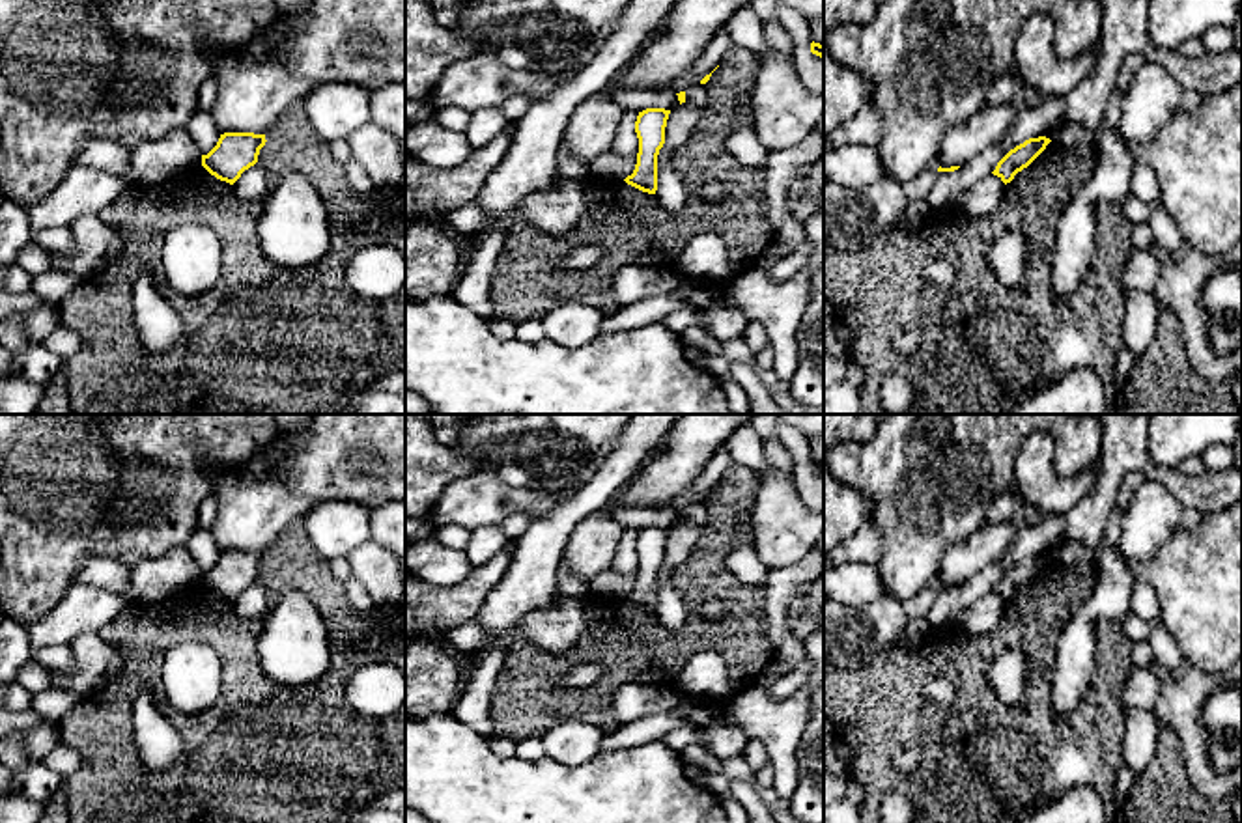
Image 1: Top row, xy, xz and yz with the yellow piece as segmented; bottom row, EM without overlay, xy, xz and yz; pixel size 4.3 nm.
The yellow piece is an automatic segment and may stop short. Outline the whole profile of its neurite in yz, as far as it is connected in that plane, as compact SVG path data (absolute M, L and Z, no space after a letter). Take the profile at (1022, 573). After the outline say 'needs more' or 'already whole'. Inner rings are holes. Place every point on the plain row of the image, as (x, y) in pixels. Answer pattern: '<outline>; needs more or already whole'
M1046 554L1029 556L1023 562L1010 567L992 590L997 593L1005 603L1014 597L1018 590L1027 586L1050 562L1051 558Z; already whole

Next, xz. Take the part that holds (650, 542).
M646 526L639 530L635 551L639 556L637 582L631 593L624 599L642 610L656 612L657 608L657 573L665 562L665 545L670 528Z; already whole

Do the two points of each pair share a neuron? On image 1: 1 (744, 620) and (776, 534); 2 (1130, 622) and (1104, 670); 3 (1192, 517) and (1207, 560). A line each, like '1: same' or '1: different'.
1: different
2: different
3: different

